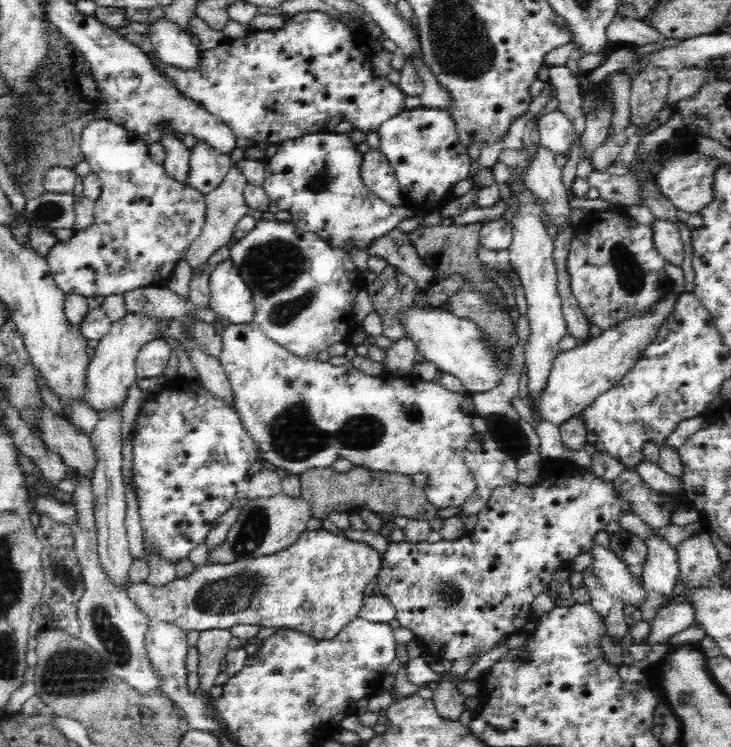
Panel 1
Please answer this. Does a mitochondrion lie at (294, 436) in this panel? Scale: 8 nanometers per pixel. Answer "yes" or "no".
yes

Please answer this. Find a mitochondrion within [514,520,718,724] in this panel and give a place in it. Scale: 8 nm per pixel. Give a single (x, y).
(622, 542)

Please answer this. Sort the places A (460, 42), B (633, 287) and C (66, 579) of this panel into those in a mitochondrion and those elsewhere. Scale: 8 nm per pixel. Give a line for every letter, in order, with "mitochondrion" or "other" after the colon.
A: mitochondrion
B: mitochondrion
C: mitochondrion

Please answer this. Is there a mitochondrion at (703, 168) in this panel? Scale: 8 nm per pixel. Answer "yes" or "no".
no

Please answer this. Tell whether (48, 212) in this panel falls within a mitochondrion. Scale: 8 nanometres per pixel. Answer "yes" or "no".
yes

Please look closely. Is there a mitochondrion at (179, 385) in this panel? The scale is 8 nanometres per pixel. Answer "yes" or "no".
no

